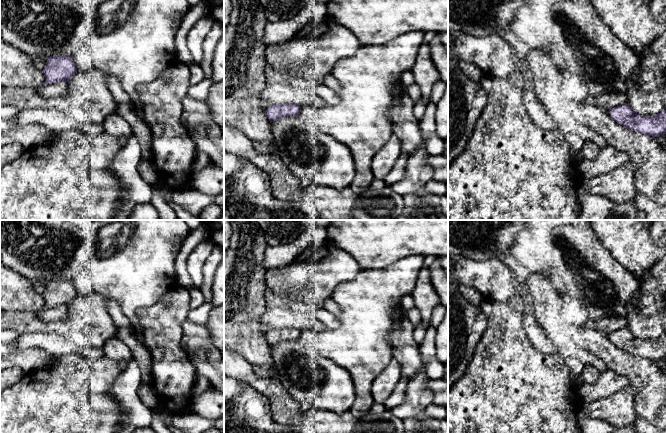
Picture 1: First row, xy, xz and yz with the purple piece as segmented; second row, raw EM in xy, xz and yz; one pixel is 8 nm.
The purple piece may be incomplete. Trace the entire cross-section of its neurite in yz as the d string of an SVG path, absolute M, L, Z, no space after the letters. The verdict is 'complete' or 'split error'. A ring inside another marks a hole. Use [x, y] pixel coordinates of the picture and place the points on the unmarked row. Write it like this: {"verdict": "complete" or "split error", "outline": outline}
{"verdict": "complete", "outline": "M625 327L608 335L615 346L629 354L652 361L666 358L666 333L656 339L640 339Z"}

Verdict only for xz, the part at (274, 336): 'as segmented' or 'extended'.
as segmented

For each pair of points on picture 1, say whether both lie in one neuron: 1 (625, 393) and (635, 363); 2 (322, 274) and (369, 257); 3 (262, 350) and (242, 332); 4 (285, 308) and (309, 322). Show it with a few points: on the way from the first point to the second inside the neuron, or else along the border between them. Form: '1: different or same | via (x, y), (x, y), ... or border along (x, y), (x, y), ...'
1: different | border along (630, 384), (634, 391), (634, 406), (636, 408)
2: different | border along (338, 247), (348, 253), (363, 268)
3: same | via (257, 347), (247, 337)
4: same | via (291, 313), (303, 317)

